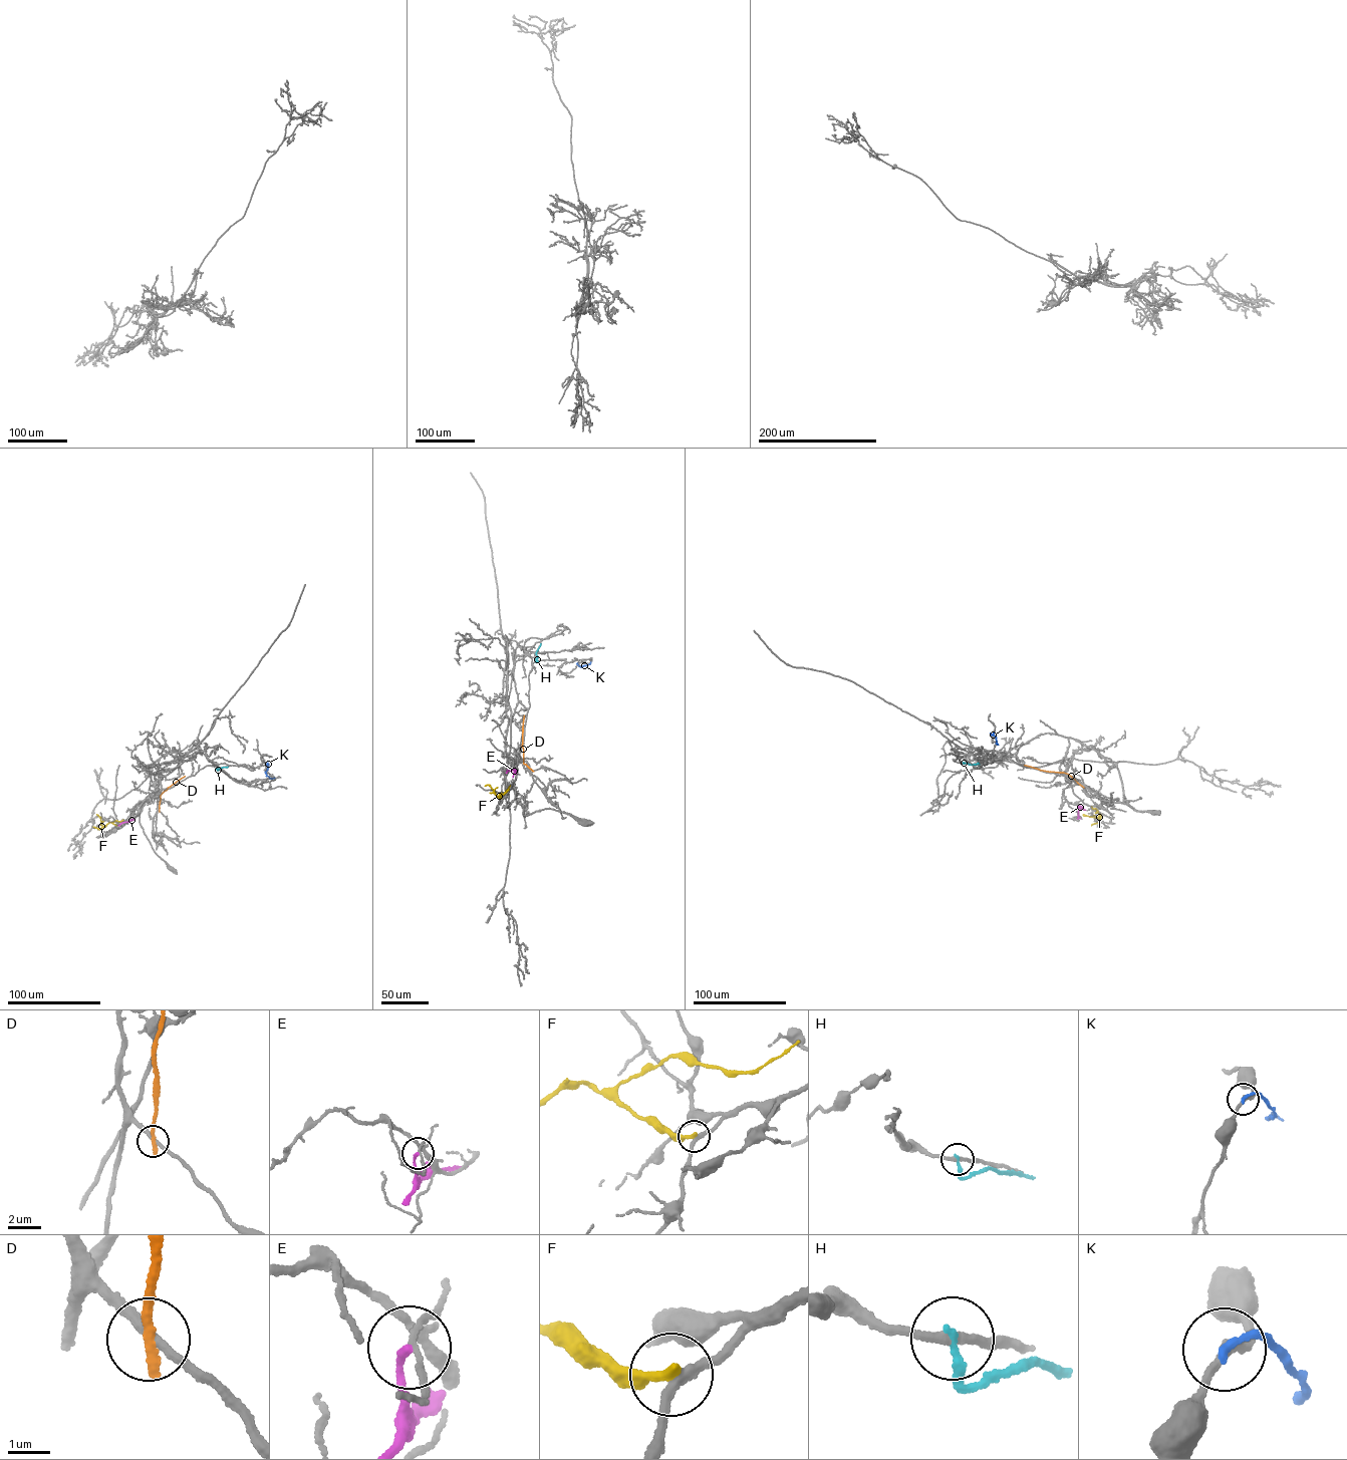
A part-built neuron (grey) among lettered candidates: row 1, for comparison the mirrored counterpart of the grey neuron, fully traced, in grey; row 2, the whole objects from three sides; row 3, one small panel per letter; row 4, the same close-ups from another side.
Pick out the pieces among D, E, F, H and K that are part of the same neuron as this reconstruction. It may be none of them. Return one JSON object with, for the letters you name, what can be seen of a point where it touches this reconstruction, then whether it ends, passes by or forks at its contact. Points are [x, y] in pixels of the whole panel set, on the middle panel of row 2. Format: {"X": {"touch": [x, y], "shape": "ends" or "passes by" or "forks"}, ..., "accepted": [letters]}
{"accepted": []}

